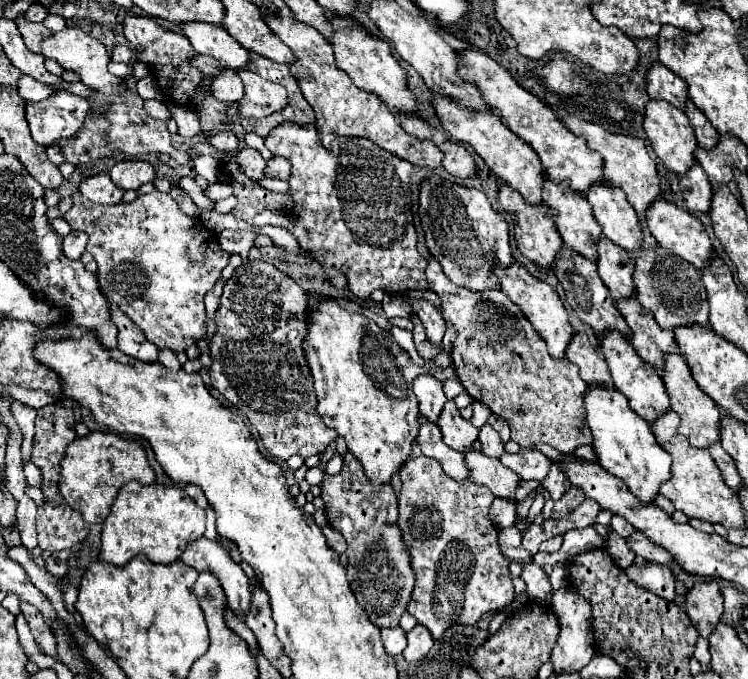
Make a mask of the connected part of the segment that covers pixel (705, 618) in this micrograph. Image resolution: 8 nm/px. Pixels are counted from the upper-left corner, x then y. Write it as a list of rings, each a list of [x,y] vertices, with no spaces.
[[[715,580],[695,584],[687,592],[687,614],[693,626],[697,626],[699,634],[703,638],[709,638],[723,614],[721,586]]]

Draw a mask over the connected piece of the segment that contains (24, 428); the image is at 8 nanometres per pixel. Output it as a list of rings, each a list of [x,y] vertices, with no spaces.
[[[13,402],[11,404],[11,414],[15,416],[21,432],[23,432],[23,446],[21,446],[21,454],[23,454],[23,462],[31,462],[31,454],[33,454],[33,436],[35,436],[35,410],[27,408],[21,402]]]

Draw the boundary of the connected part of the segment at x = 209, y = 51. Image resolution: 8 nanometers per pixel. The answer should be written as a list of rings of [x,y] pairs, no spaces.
[[[181,22],[181,32],[189,38],[197,54],[213,56],[223,62],[223,68],[241,68],[247,62],[247,50],[221,26],[207,22]]]

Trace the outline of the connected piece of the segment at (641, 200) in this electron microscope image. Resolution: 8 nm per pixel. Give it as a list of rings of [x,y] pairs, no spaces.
[[[563,114],[563,116],[559,116],[559,120],[567,126],[567,130],[571,130],[573,134],[585,138],[587,140],[587,146],[591,146],[593,150],[597,150],[603,156],[603,176],[605,176],[605,182],[621,188],[627,194],[629,204],[641,216],[649,208],[649,204],[659,196],[659,174],[657,174],[657,166],[655,166],[655,160],[649,158],[647,148],[645,148],[645,142],[641,138],[635,138],[635,136],[611,134],[601,124],[585,122],[577,114]]]

